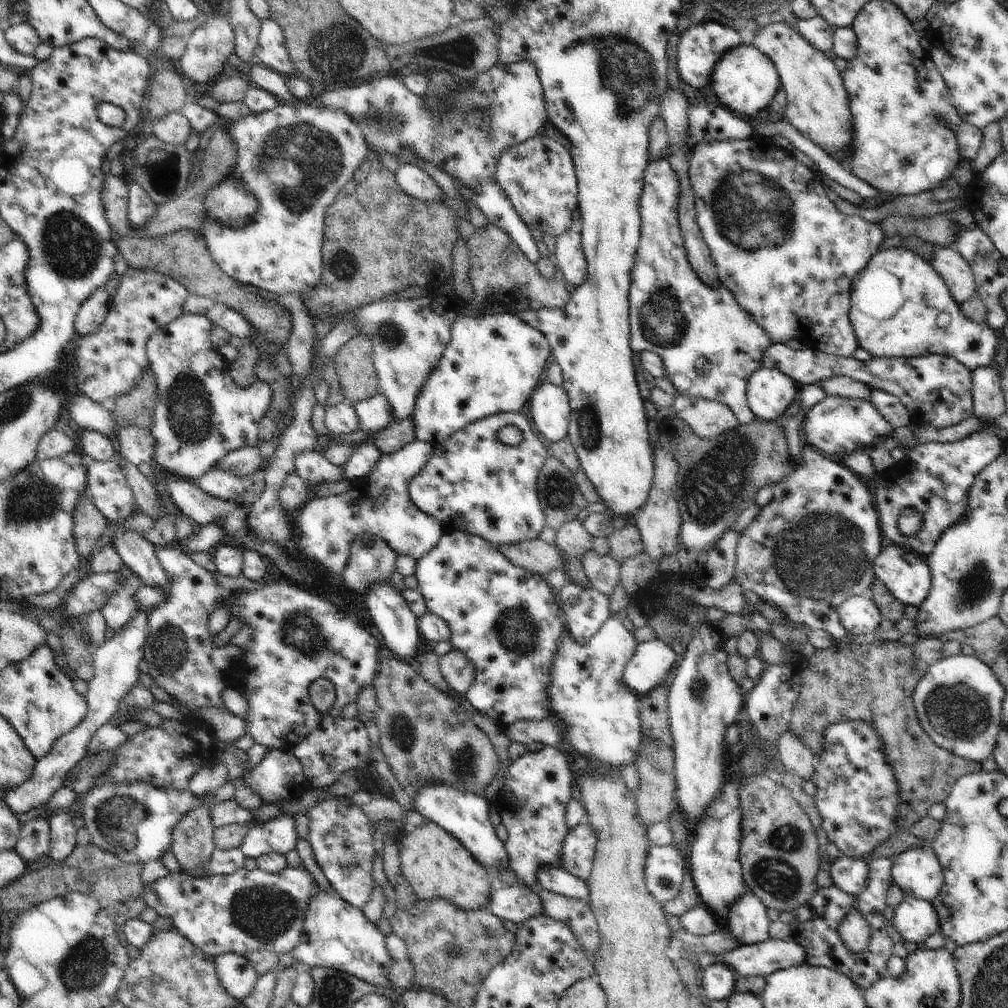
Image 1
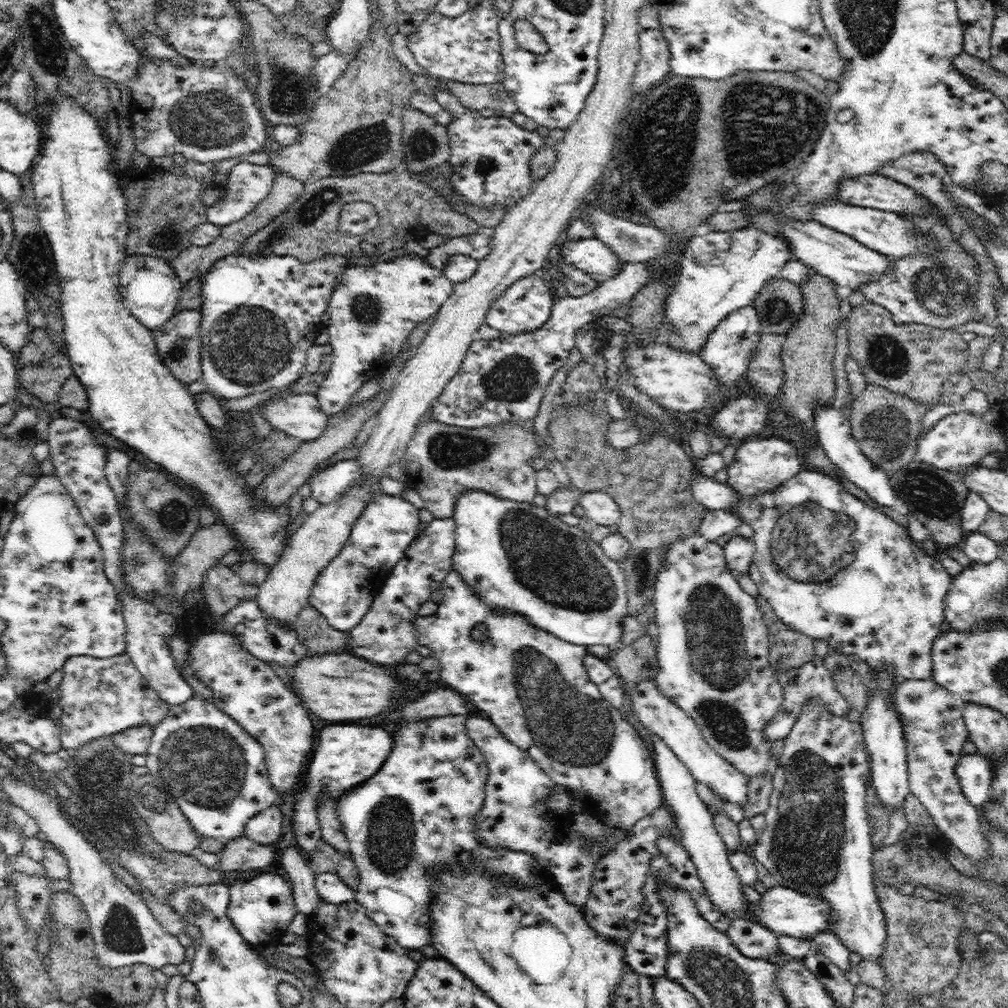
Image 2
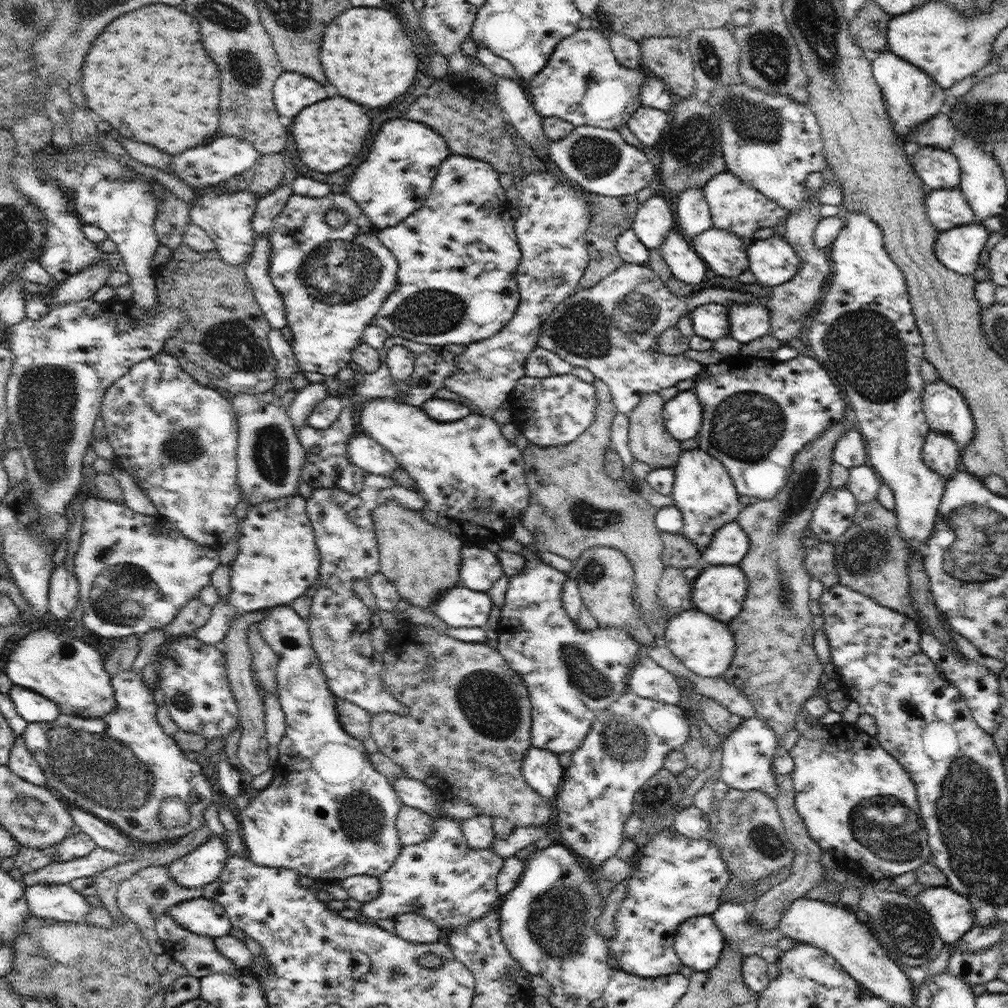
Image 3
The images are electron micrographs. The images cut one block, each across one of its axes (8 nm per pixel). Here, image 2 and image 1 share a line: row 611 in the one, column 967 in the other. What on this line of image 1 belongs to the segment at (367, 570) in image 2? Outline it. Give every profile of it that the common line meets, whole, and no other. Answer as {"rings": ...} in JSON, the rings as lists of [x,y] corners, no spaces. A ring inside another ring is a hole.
{"rings":[[[900,245],[897,248],[878,249],[872,256],[866,268],[854,278],[851,290],[851,307],[849,319],[854,329],[860,348],[869,352],[873,357],[916,357],[926,354],[944,354],[954,356],[958,362],[966,364],[970,370],[993,366],[994,356],[1000,348],[999,332],[992,330],[986,321],[982,324],[972,322],[966,316],[962,316],[960,306],[948,290],[948,286],[942,276],[932,268],[926,260],[922,260],[912,250],[906,250]],[[948,312],[951,316],[946,328],[936,324],[938,314]]]}

